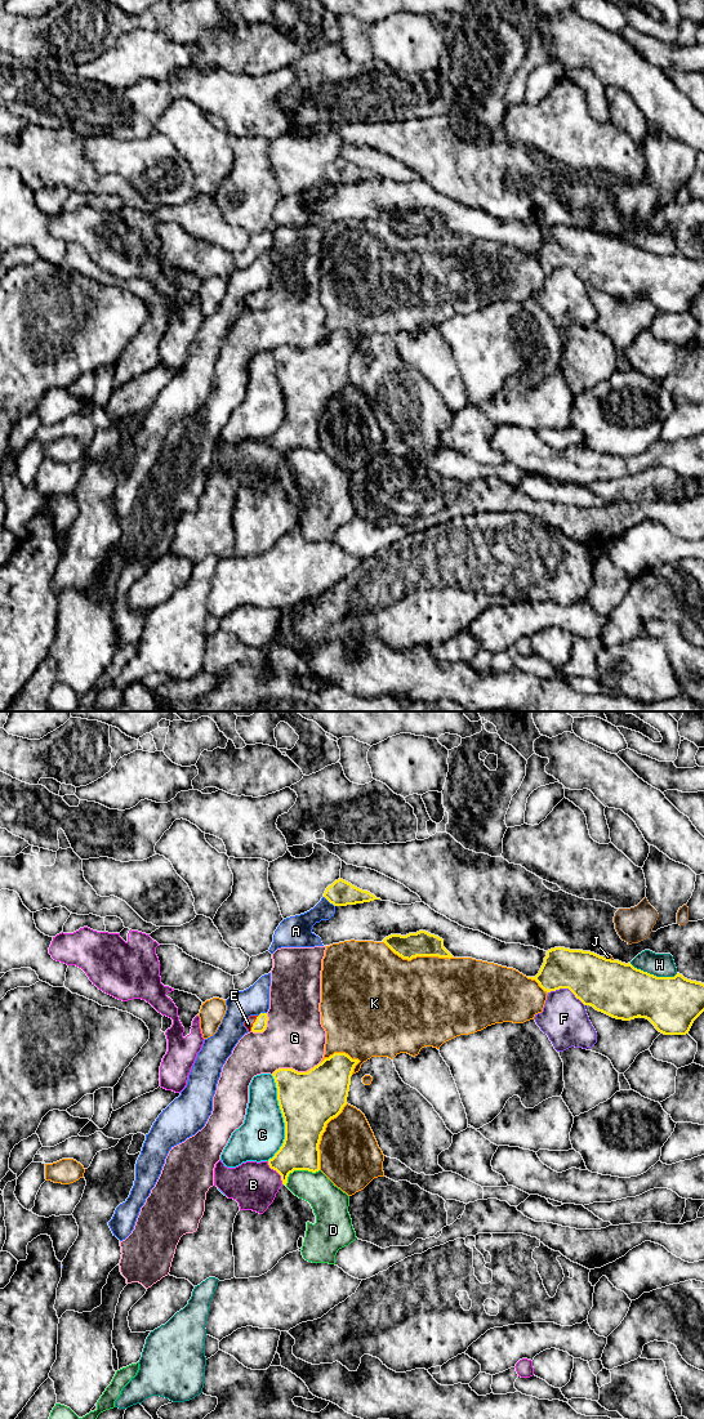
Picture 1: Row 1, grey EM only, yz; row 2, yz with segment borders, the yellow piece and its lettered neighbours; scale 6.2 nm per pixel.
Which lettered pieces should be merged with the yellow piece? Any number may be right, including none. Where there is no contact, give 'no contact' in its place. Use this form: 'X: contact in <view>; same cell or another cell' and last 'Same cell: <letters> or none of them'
A: contact in yz; another cell
B: contact in yz; another cell
C: contact in yz; another cell
D: contact in yz; another cell
E: contact in yz; same cell
F: contact in yz; another cell
G: contact in yz; another cell
H: contact in yz; another cell
J: contact in yz; another cell
K: contact in yz; another cell
Same cell: E

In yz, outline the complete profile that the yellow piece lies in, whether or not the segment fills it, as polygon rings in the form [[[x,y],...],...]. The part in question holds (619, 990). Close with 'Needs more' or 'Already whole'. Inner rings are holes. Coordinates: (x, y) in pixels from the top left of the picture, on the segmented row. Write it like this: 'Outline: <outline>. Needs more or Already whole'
Outline: [[[551,949],[539,973],[527,978],[535,980],[547,992],[569,989],[584,1005],[612,1018],[646,1018],[664,1035],[689,1034],[694,1021],[704,1012],[704,983],[687,980],[680,973],[674,977],[656,977],[631,963],[606,959],[591,951]]]. Already whole

